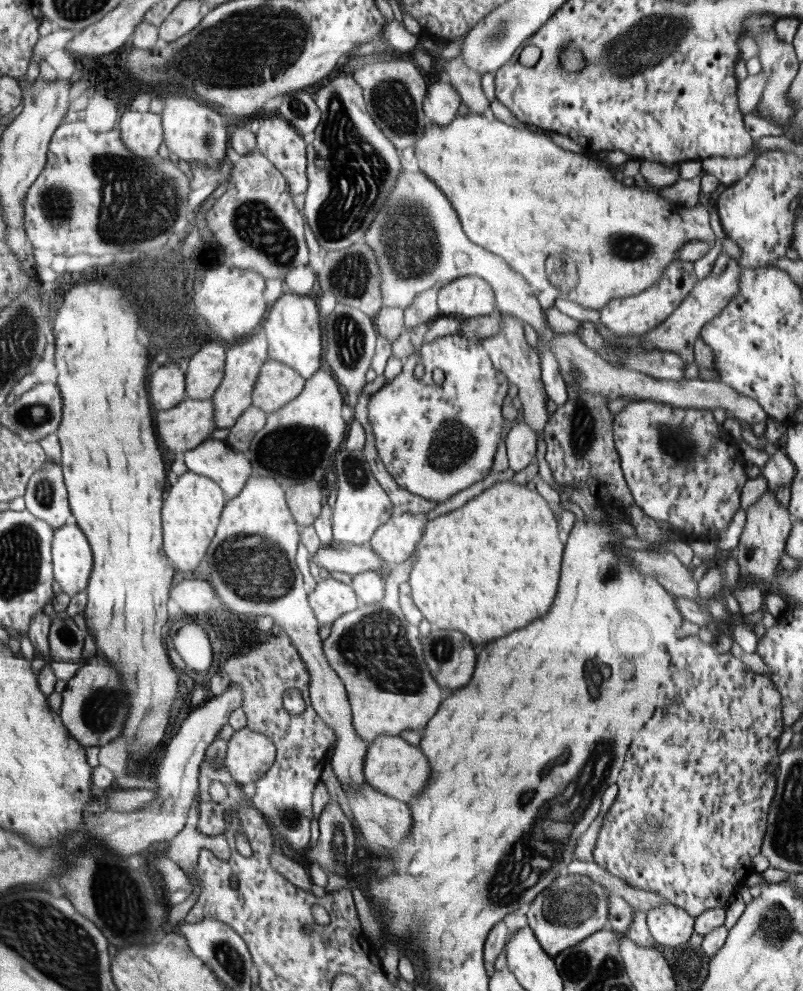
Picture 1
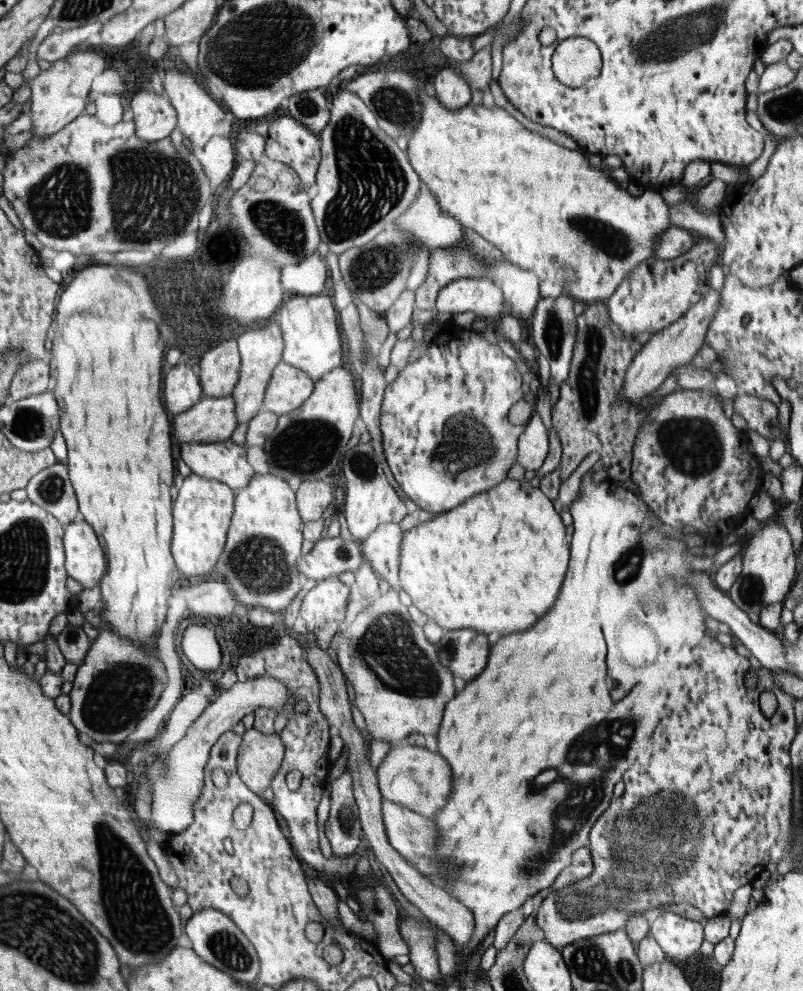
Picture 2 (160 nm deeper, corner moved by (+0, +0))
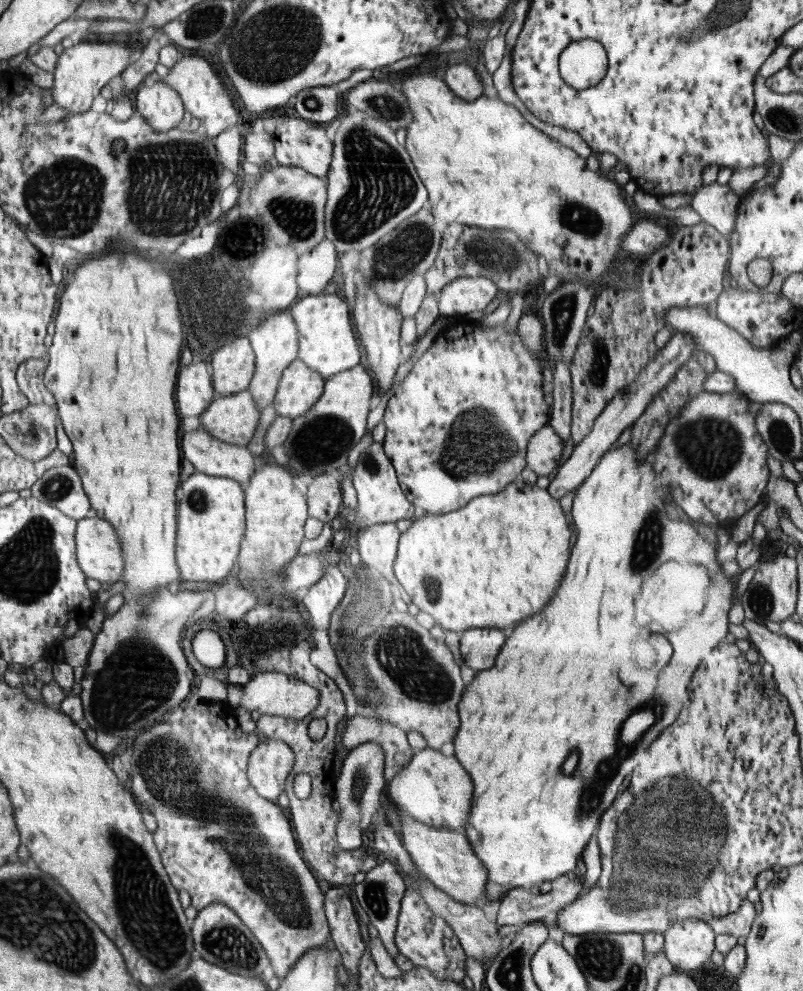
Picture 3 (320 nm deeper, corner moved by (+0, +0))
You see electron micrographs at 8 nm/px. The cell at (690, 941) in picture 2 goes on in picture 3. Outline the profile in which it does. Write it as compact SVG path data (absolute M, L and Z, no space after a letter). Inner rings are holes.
M681 919L662 934L665 938L663 952L677 970L698 970L710 962L717 934L708 922Z

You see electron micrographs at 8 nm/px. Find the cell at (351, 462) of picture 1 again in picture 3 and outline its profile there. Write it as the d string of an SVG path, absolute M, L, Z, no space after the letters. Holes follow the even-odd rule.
M383 422L373 428L374 442L358 458L356 469L350 476L353 479L354 488L357 492L358 507L355 511L356 522L353 531L382 523L396 523L399 520L412 519L419 513L416 506L407 498L402 484L399 482L395 471L395 465L390 456L383 449L383 440L386 427Z

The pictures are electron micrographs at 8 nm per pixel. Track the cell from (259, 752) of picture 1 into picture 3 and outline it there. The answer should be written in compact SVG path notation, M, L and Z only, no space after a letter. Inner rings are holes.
M263 738L251 755L247 776L259 795L277 802L289 786L287 779L293 775L294 767L295 752L288 743Z

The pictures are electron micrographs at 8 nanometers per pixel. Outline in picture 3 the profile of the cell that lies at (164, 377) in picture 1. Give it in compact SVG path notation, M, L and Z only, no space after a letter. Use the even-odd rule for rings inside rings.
M203 361L186 365L179 374L176 402L184 417L200 417L214 401L214 380Z

